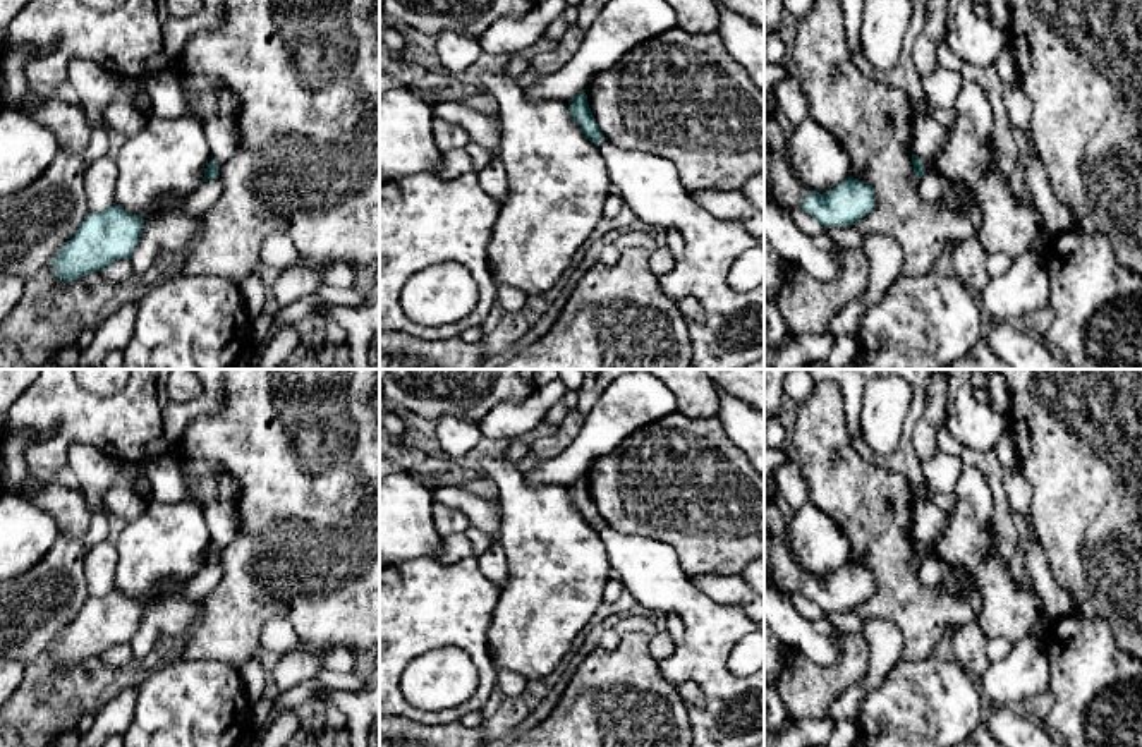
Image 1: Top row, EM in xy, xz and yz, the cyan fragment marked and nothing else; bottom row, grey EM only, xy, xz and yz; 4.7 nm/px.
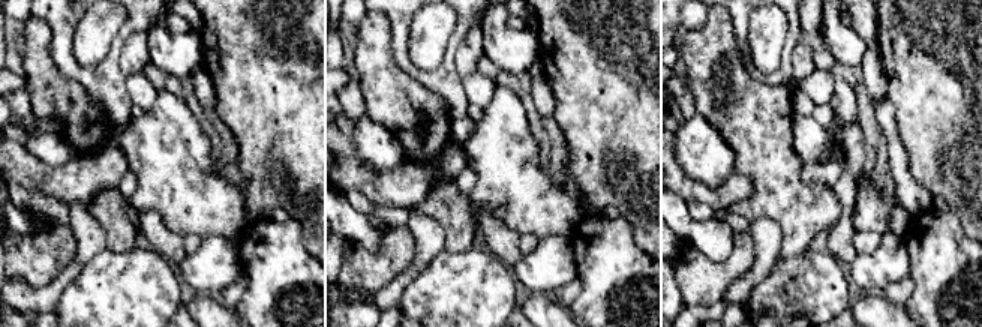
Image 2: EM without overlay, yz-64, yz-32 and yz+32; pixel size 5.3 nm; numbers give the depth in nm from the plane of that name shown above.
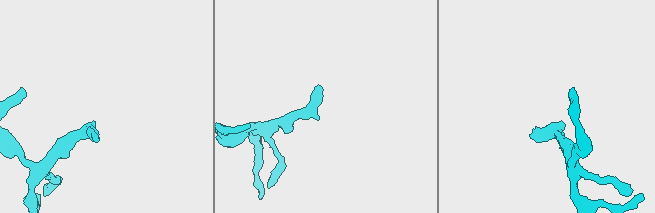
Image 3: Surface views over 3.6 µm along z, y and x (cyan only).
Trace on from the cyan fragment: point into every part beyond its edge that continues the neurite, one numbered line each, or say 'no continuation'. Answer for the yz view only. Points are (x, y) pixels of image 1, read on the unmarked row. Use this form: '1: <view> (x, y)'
1: yz (783, 574)

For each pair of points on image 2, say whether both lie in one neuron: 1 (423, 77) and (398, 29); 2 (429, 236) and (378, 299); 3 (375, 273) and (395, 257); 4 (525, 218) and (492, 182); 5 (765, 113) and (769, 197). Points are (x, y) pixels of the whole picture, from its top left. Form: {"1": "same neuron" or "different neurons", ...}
{"1": "same neuron", "2": "same neuron", "3": "same neuron", "4": "same neuron", "5": "same neuron"}

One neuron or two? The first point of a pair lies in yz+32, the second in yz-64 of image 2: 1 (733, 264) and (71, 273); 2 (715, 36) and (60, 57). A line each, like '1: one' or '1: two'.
1: two
2: two

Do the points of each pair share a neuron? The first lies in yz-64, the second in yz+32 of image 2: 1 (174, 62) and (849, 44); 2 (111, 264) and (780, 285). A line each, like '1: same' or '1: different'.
1: same
2: same

